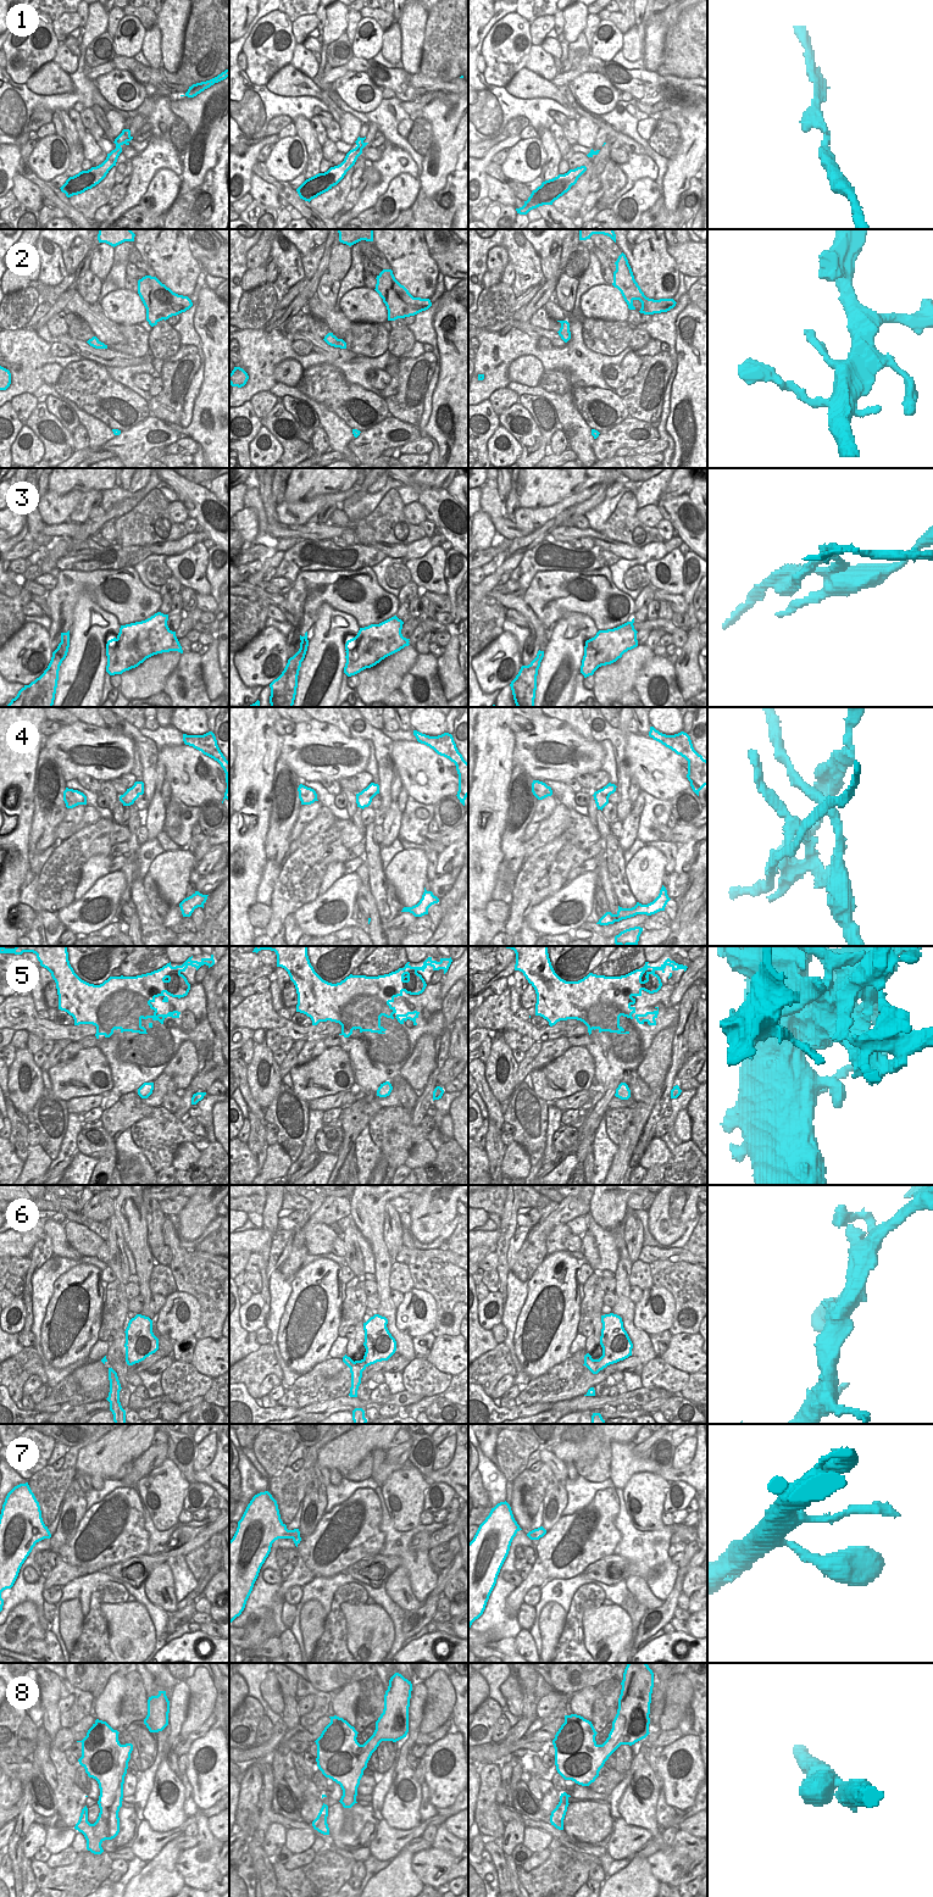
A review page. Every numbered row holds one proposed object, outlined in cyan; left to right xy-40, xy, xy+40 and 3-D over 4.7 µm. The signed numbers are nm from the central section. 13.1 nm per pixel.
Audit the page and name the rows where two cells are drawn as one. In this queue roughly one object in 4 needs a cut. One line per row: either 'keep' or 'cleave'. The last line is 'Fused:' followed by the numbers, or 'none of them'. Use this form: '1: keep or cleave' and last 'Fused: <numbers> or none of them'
1: keep
2: keep
3: cleave
4: cleave
5: cleave
6: keep
7: keep
8: keep
Fused: 3, 4, 5

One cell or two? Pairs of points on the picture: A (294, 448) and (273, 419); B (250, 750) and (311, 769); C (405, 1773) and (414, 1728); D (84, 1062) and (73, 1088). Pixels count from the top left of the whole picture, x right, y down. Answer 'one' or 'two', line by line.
A: one
B: two
C: one
D: one

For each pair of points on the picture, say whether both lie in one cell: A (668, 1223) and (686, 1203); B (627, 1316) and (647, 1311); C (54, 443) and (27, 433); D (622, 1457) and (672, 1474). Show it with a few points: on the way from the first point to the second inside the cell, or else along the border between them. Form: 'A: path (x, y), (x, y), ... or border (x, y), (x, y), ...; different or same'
A: path (671, 1218), (681, 1208); same
B: border (633, 1305), (633, 1324), (648, 1335); different
C: border (25, 424), (42, 443), (44, 455); different
D: path (634, 1464), (648, 1464), (660, 1470); same

